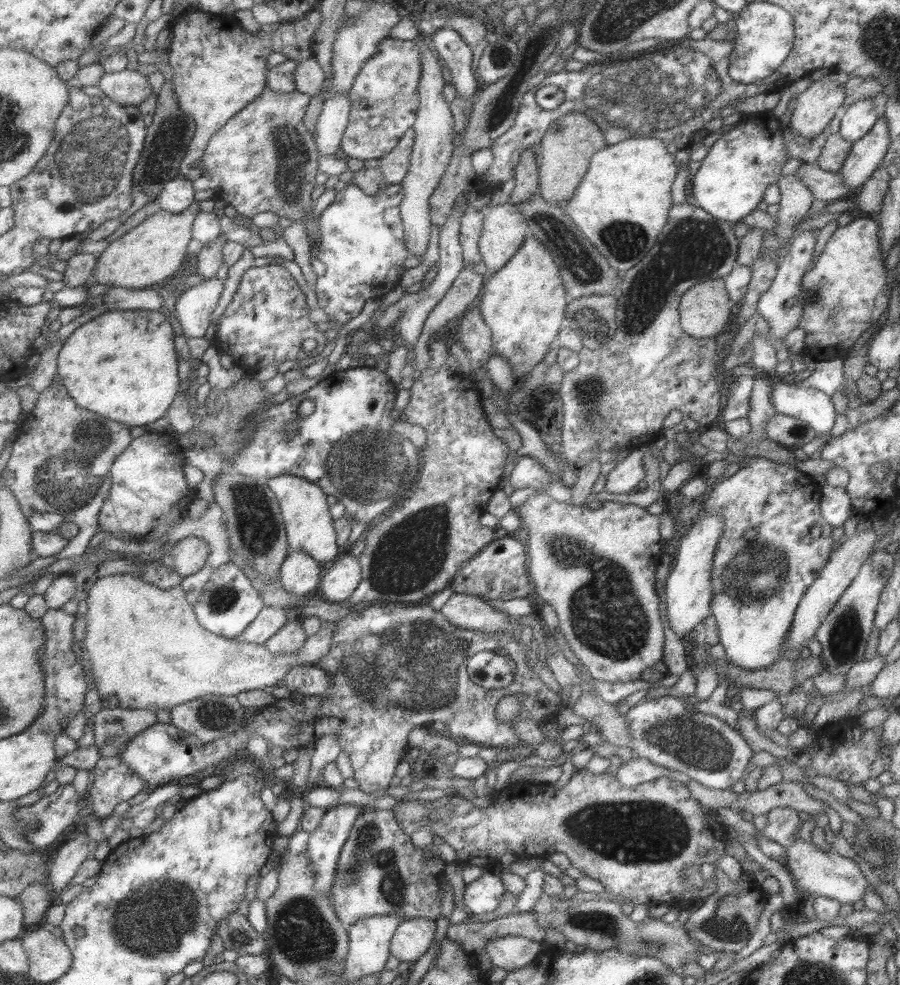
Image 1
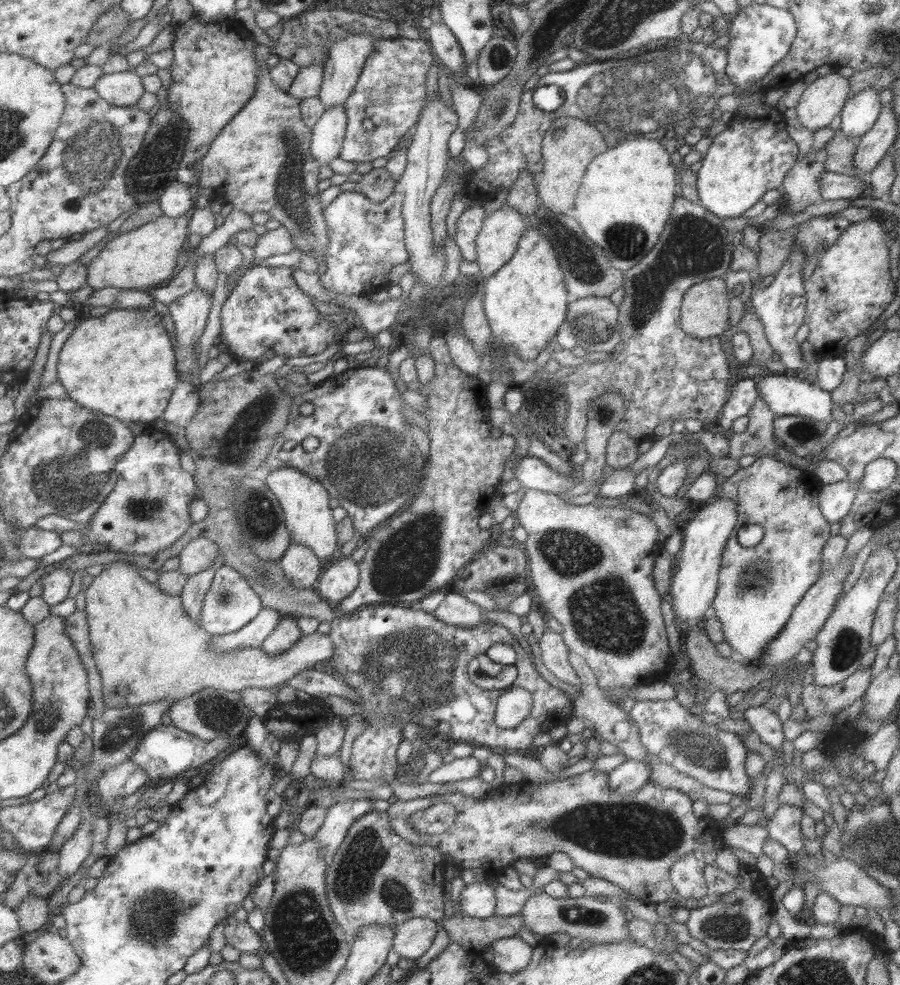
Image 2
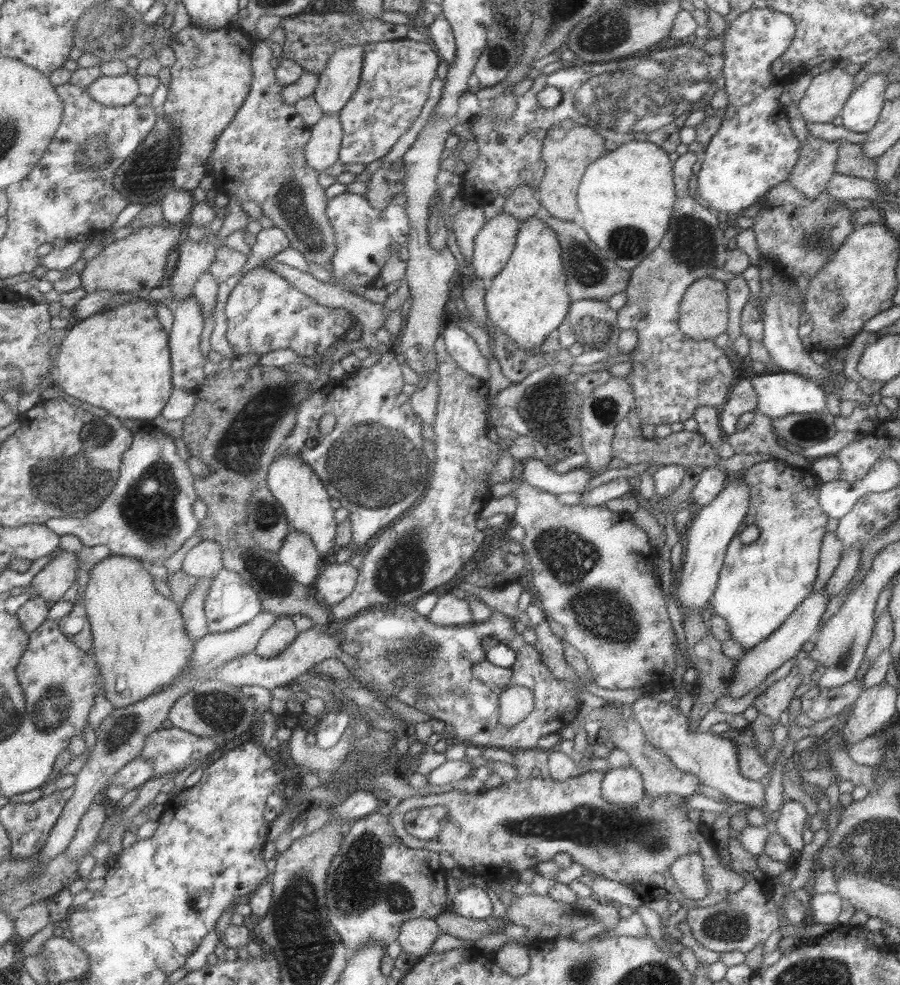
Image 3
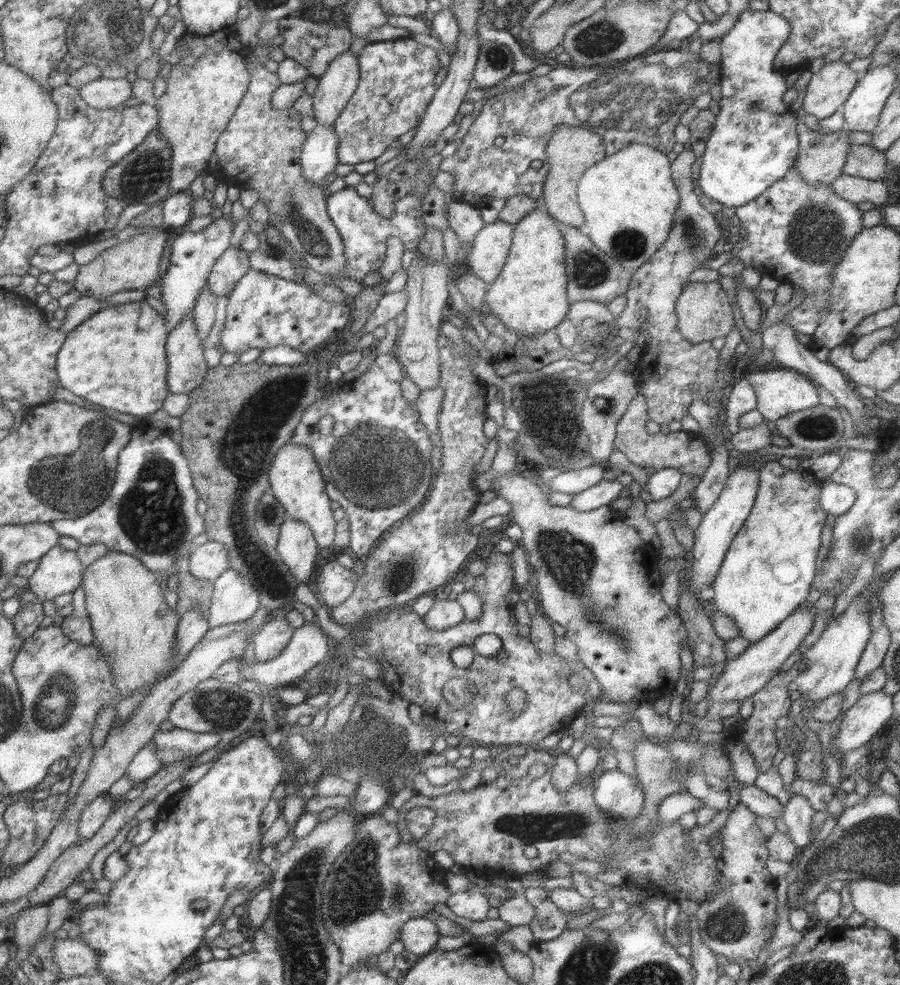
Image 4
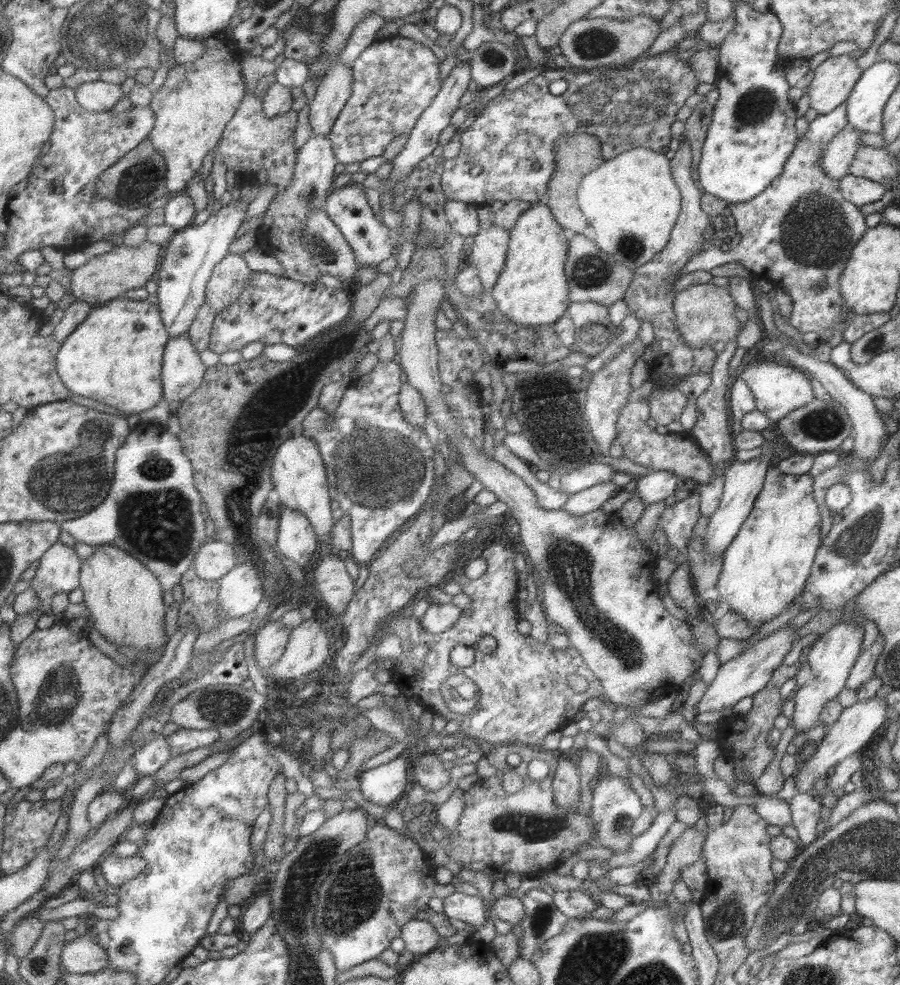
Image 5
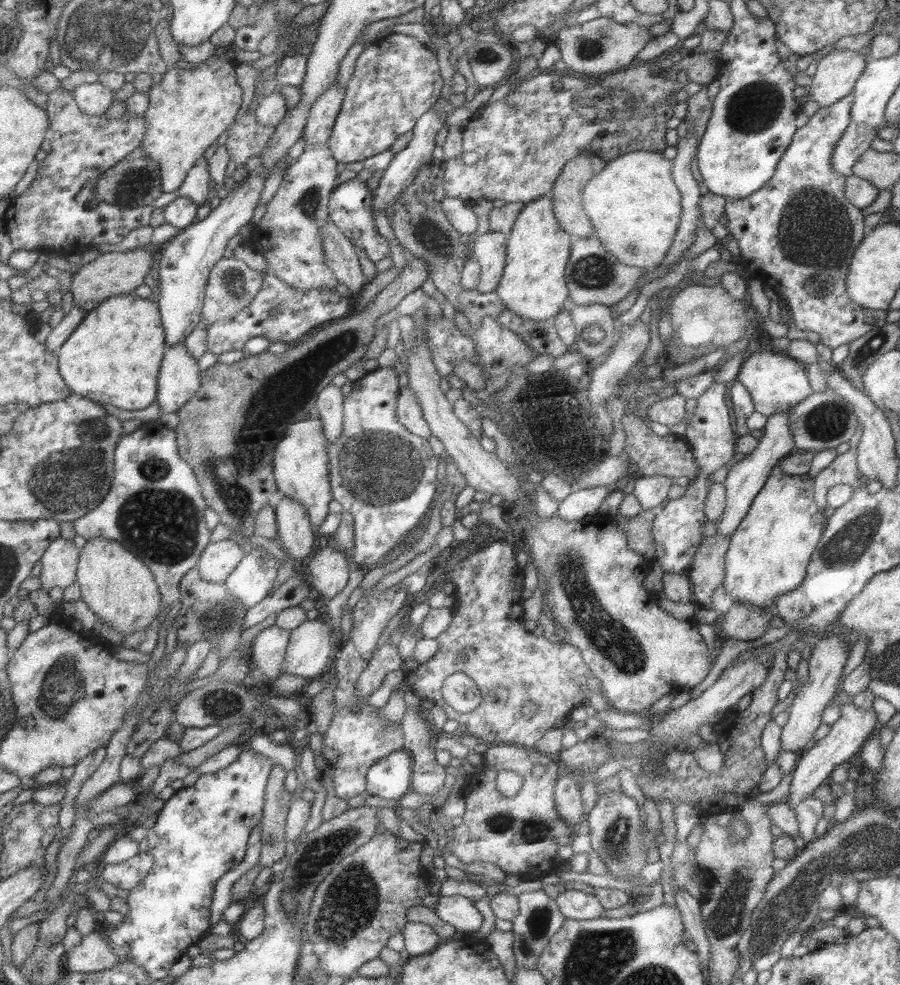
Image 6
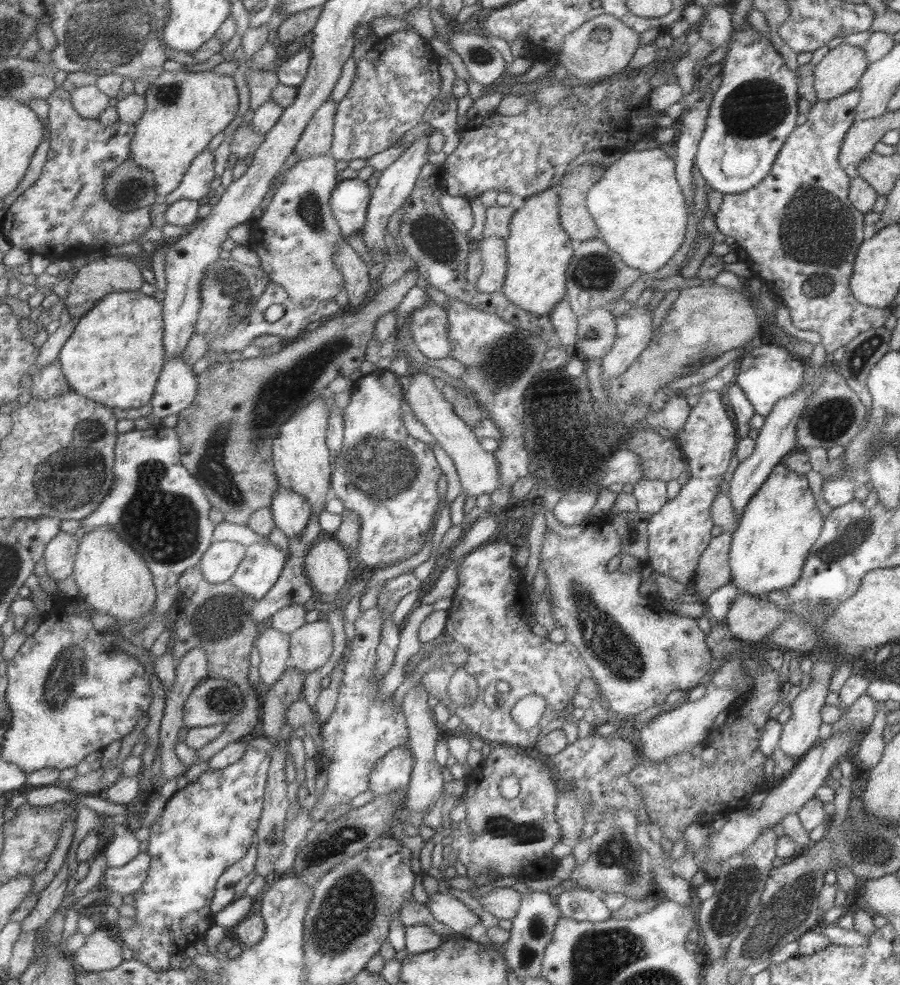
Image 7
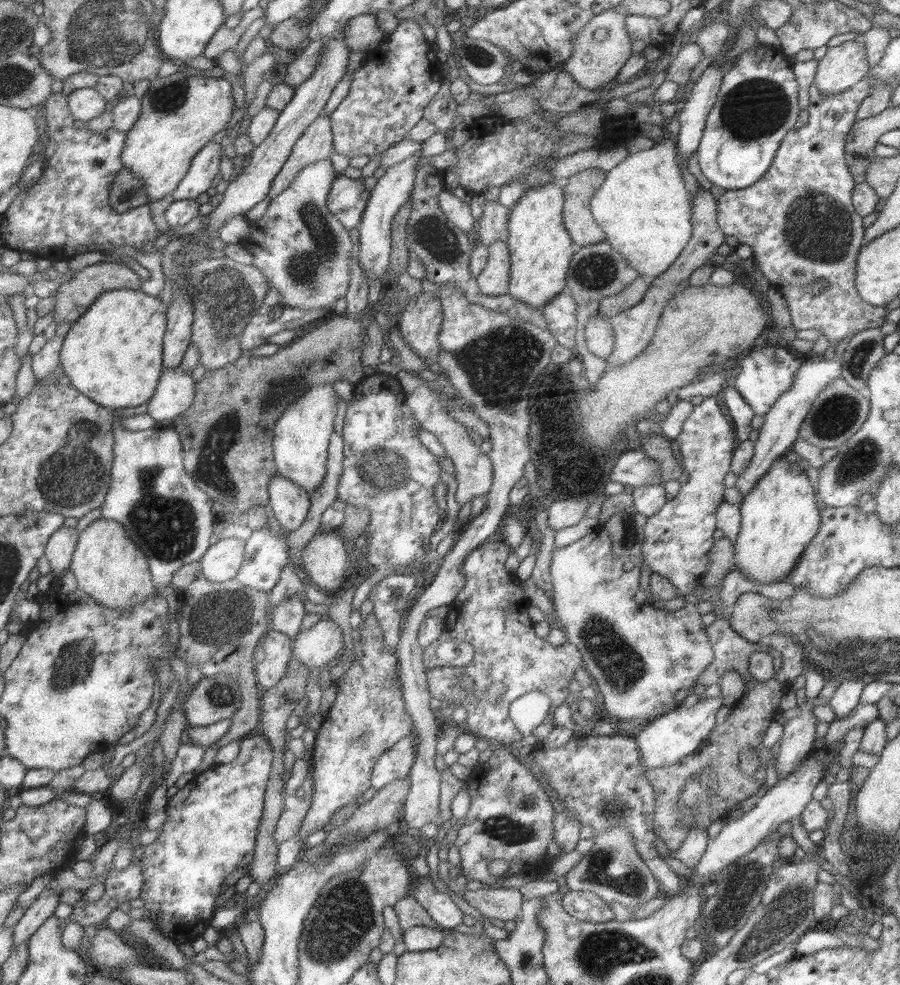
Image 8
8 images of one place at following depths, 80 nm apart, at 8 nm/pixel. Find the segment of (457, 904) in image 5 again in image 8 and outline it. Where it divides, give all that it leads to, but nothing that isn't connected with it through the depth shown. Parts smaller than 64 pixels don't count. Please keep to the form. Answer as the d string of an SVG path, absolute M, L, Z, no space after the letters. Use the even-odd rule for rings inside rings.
M419 877L415 892L412 895L409 892L409 896L415 899L415 903L420 905L438 926L445 930L463 929L463 913L448 894L437 892L431 881L429 877Z

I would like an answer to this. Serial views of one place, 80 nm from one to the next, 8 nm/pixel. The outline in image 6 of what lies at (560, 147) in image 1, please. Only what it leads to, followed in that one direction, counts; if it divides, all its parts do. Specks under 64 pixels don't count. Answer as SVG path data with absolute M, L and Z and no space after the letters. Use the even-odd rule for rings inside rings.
M582 148L582 152L575 158L568 160L561 169L559 176L555 179L549 194L553 203L553 212L559 226L572 238L585 238L593 232L593 225L590 218L585 214L582 207L583 187L590 178L593 178L604 166L606 162L594 152Z

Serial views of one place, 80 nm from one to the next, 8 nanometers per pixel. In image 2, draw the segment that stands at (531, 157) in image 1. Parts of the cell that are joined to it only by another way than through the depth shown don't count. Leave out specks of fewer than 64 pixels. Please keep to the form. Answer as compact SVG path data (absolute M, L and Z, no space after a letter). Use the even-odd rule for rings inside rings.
M521 171L517 181L508 191L505 205L525 218L526 214L533 214L540 205L540 199L537 196L536 181L532 174Z

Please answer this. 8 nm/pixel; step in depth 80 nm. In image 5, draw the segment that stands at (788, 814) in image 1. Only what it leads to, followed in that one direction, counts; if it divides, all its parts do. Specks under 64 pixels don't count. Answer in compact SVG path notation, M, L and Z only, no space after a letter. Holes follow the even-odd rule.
M795 793L789 800L791 811L791 826L798 832L801 844L812 843L819 833L815 824L819 819L819 808L822 807L819 801L815 801L808 793Z

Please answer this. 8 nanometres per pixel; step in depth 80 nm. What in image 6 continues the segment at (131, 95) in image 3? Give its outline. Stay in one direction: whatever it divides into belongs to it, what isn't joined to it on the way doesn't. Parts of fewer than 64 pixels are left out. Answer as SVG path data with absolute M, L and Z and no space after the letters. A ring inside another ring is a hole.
M100 82L87 83L78 86L72 91L81 110L84 110L91 116L101 116L111 108L113 104L113 93L108 86Z

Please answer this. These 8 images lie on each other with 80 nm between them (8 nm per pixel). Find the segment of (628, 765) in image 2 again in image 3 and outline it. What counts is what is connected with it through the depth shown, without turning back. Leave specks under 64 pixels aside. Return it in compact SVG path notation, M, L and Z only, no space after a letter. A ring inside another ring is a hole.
M631 766L605 770L600 795L619 806L635 806L644 795L640 774Z

